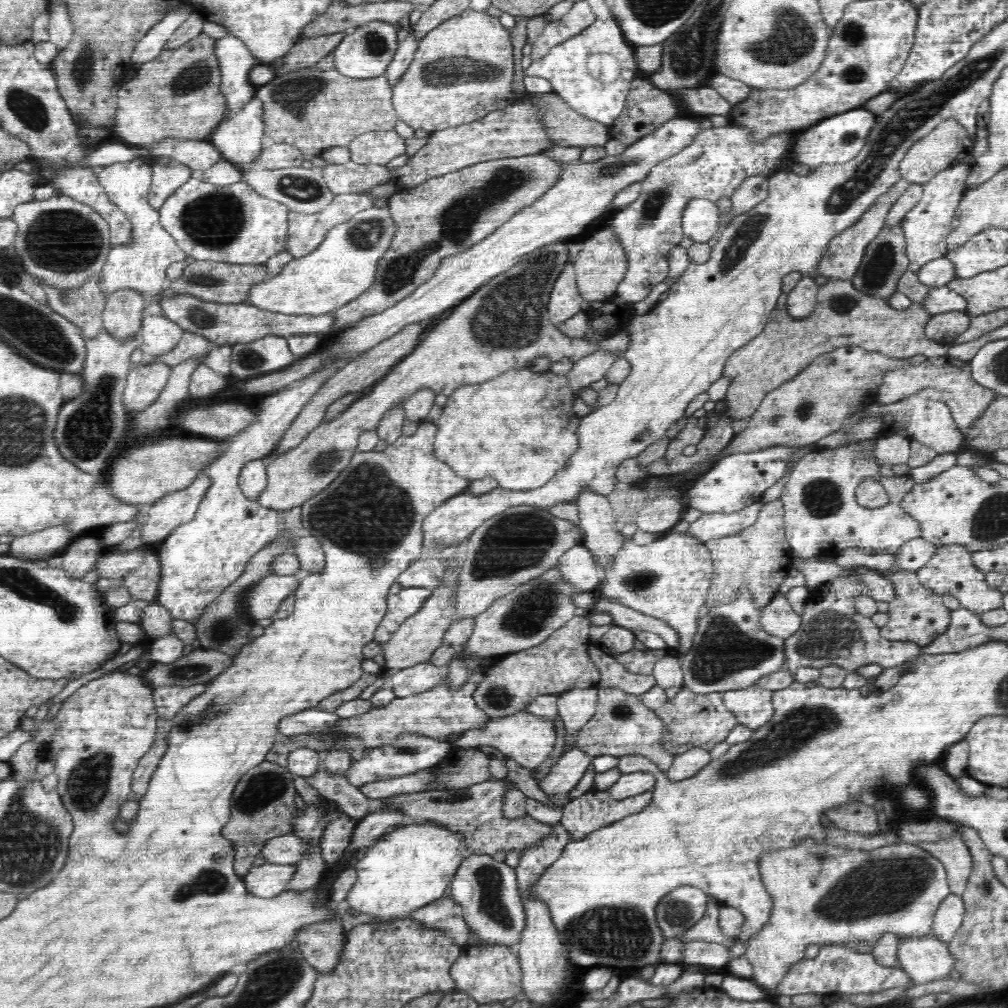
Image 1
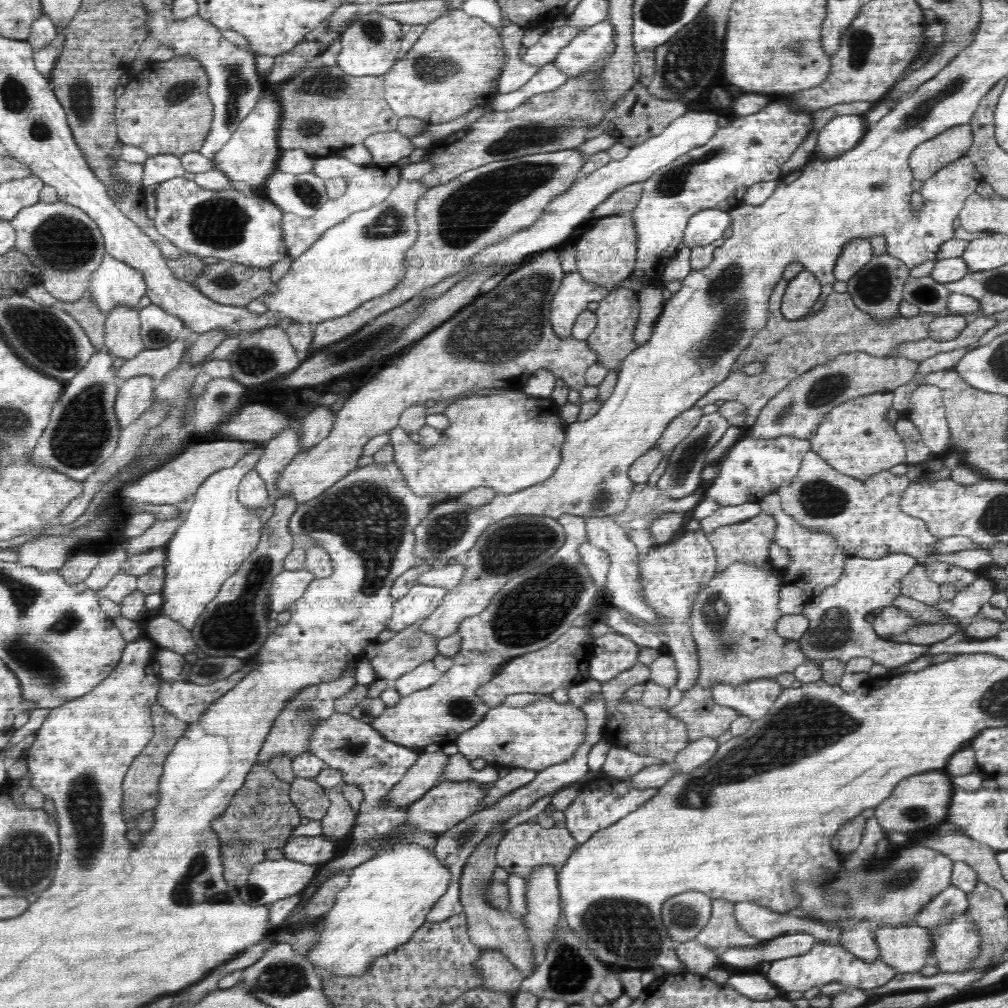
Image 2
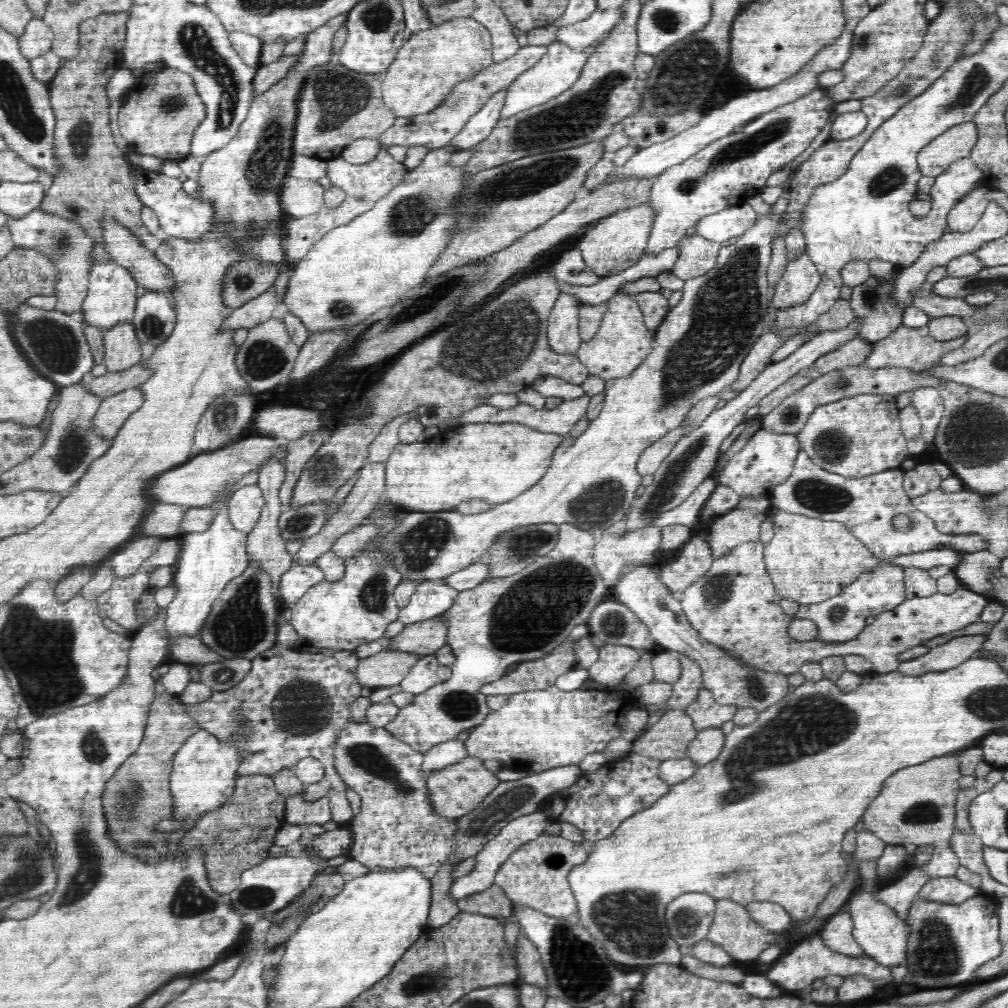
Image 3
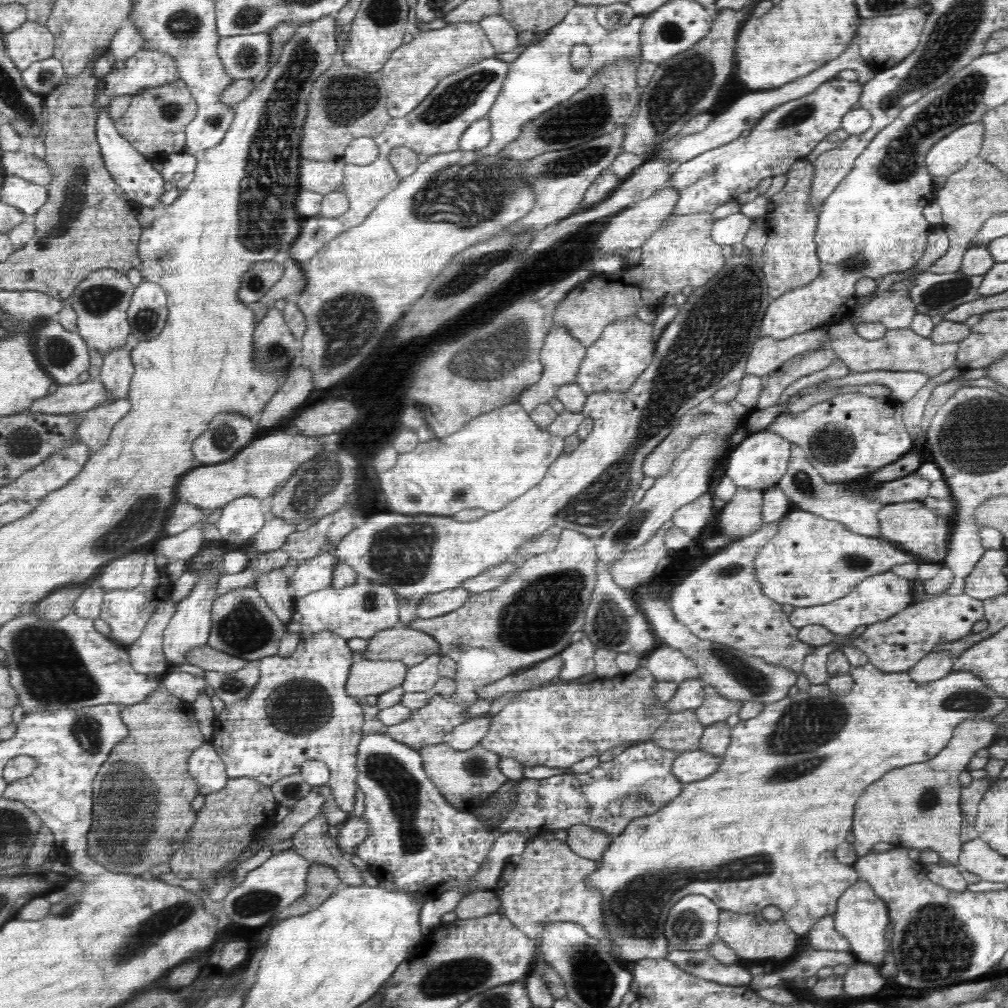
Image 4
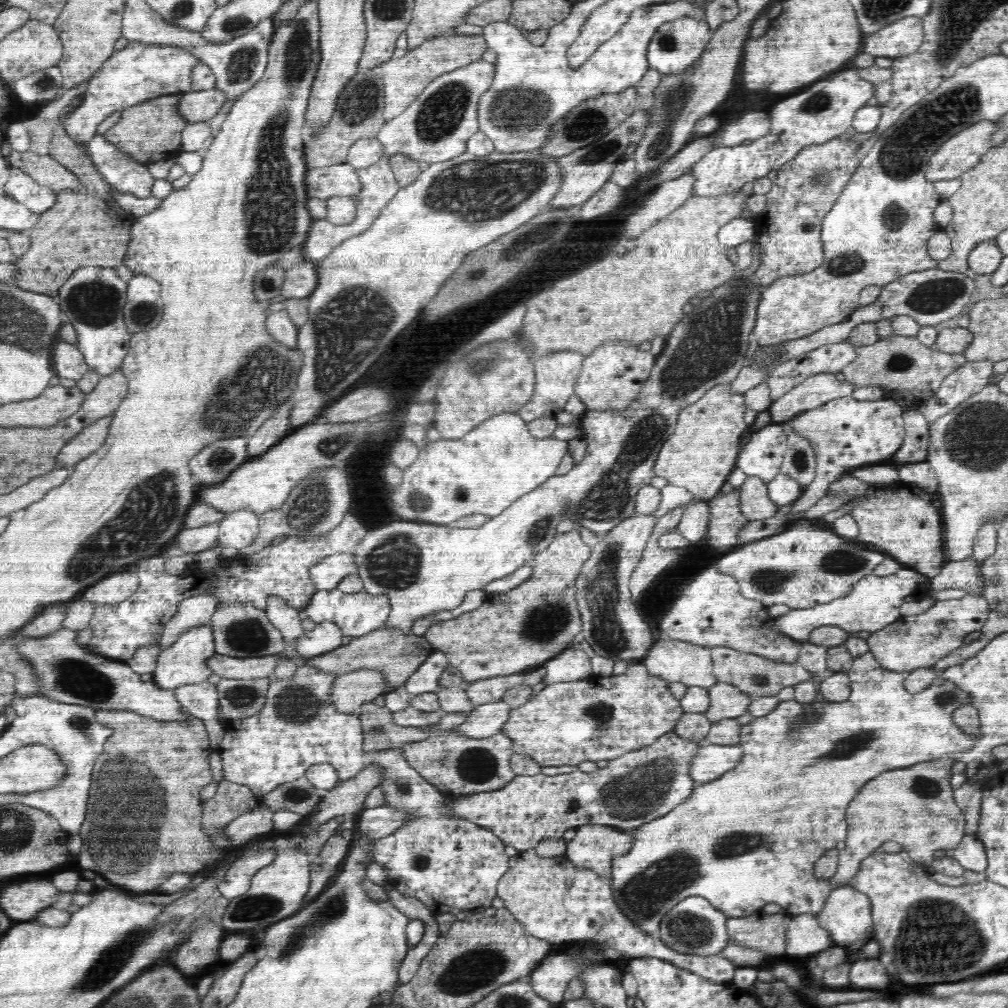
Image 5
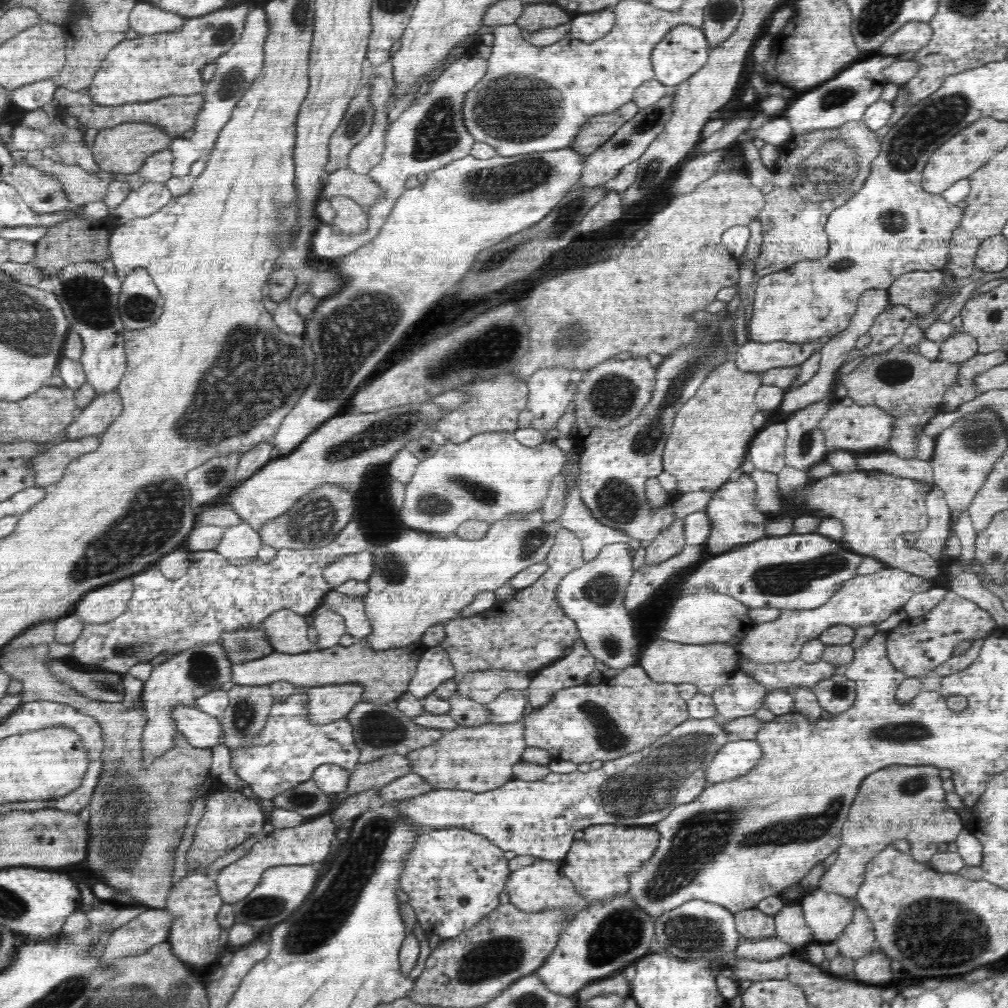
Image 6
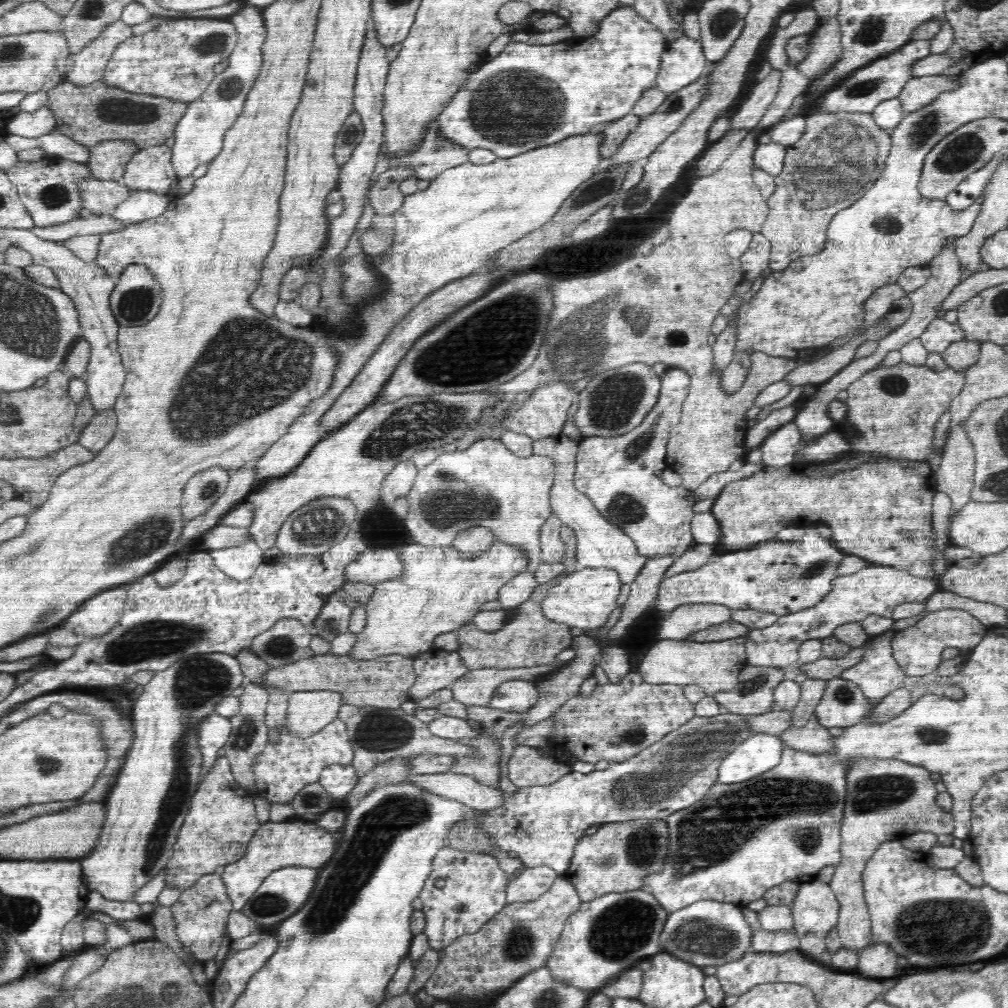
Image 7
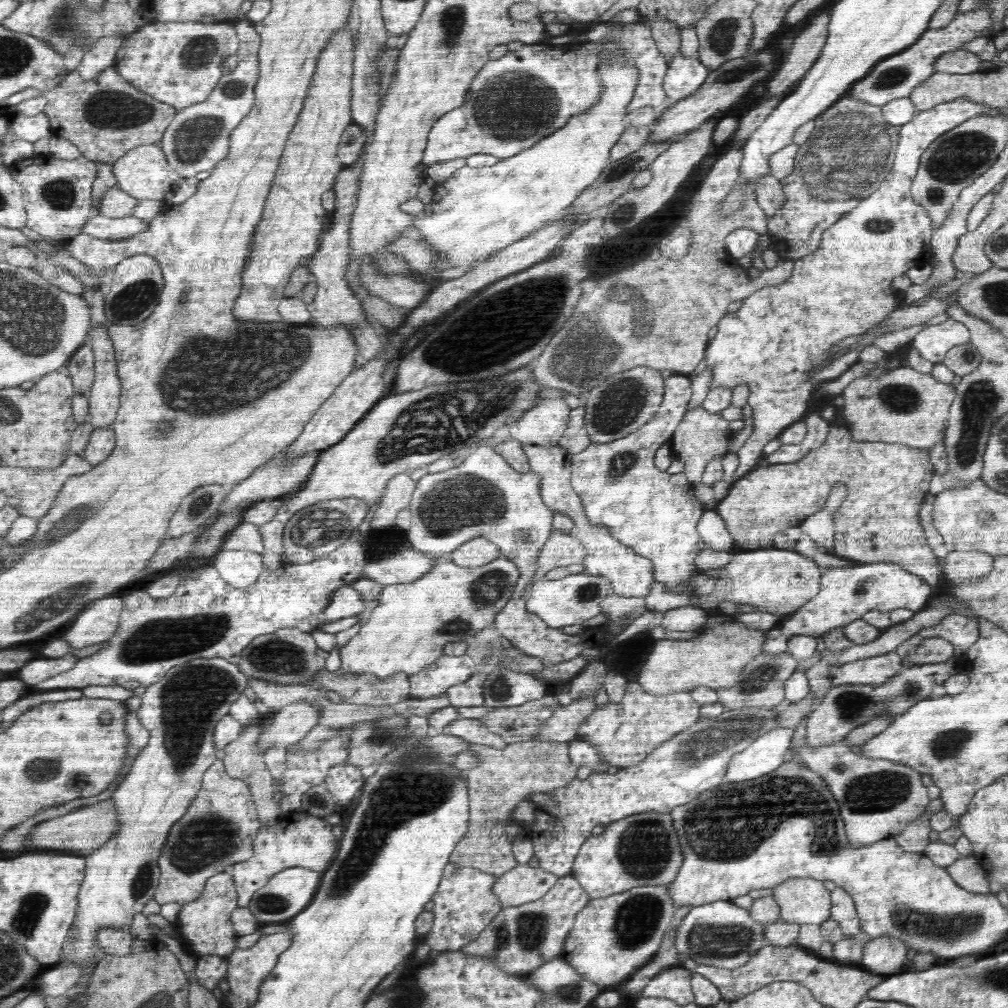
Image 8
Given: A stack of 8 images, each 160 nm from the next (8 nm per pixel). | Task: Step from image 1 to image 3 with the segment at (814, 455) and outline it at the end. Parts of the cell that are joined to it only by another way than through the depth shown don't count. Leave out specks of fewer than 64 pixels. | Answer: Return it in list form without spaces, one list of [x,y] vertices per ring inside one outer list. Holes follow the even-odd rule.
[[[800,451],[790,477],[773,489],[770,504],[792,514],[842,523],[855,538],[867,546],[870,553],[880,559],[942,547],[968,553],[985,552],[988,549],[982,536],[938,532],[934,521],[916,509],[904,492],[904,474],[905,472],[898,468],[866,478],[847,478],[819,468],[806,453]],[[898,515],[910,517],[910,530],[900,532],[893,527],[893,518]]]

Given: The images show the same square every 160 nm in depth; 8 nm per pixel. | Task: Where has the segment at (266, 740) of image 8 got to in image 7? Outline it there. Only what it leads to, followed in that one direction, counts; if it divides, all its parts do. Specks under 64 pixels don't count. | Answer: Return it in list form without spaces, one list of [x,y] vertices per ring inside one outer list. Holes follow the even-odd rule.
[[[310,690],[289,695],[285,727],[290,734],[308,738],[337,718],[344,696],[326,690]]]

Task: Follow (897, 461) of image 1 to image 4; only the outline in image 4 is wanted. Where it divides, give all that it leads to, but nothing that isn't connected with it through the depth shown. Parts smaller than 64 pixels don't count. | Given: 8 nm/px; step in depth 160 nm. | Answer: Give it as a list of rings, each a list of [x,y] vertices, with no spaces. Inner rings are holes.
[[[859,392],[838,393],[798,416],[778,416],[768,429],[800,446],[828,483],[865,478],[897,461],[913,446],[904,425],[903,404],[892,396],[872,398]]]

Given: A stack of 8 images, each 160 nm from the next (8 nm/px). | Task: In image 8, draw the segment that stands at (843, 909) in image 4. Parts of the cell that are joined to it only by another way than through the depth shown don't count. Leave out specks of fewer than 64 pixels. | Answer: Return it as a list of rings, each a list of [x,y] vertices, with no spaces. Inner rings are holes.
[[[812,877],[791,878],[773,888],[774,901],[780,907],[780,917],[788,924],[818,924],[831,918],[831,892],[826,889],[824,882]]]

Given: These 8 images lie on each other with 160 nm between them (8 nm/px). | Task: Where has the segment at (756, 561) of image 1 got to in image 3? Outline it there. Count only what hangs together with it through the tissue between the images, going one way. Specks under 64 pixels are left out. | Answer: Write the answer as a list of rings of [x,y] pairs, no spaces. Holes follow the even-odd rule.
[[[741,497],[738,504],[717,518],[709,531],[708,545],[717,559],[740,544],[760,541],[760,525],[769,509],[769,499]]]

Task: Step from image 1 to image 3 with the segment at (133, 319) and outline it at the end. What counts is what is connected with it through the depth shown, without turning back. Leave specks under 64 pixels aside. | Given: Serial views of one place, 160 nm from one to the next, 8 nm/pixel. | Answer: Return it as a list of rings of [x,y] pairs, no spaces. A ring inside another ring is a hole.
[[[132,321],[120,322],[104,330],[103,363],[106,364],[106,372],[128,370],[140,363],[140,344]]]

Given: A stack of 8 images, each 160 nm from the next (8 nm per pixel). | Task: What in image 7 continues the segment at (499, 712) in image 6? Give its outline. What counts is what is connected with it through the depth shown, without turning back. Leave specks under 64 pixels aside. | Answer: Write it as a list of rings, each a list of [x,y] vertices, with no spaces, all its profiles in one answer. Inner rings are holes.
[[[512,679],[501,682],[495,688],[488,706],[508,712],[524,712],[532,708],[538,700],[539,693],[535,683]]]

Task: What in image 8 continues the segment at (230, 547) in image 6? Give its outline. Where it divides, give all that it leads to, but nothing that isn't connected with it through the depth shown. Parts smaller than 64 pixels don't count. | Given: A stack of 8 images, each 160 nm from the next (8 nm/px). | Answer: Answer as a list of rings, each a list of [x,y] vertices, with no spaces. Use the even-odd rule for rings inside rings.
[[[220,550],[212,564],[219,575],[234,588],[252,586],[264,569],[263,556],[246,550]]]

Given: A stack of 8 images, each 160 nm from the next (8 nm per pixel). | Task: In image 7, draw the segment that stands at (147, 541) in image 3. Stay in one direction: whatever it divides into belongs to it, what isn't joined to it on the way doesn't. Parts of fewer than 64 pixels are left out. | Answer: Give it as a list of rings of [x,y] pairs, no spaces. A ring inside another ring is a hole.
[[[127,585],[106,589],[85,600],[82,606],[66,620],[66,628],[86,638],[110,632],[122,616],[128,589]]]

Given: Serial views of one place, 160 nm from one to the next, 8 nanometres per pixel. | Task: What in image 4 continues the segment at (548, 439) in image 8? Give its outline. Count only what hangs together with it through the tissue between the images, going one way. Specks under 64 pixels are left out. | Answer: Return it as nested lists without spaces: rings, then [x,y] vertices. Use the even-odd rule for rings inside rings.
[[[554,326],[548,332],[544,340],[542,350],[540,351],[540,362],[543,371],[540,380],[536,384],[528,387],[522,395],[519,396],[519,404],[526,413],[533,412],[540,404],[549,404],[552,398],[556,398],[560,386],[572,384],[577,380],[577,374],[580,368],[580,362],[586,356],[587,348],[573,336],[563,326]]]

